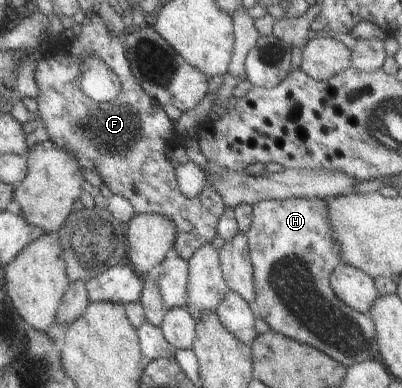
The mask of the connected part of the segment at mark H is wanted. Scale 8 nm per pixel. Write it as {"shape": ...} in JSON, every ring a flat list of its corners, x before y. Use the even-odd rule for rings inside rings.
{"shape":[[317,197,263,199,254,202,251,207,251,223,245,233,254,286,254,295,250,302,253,316,262,318,272,331,312,346,344,367,371,359,374,326,370,316,358,313,343,304,331,290,328,281,333,267,340,263,340,250,327,220,324,199]]}

